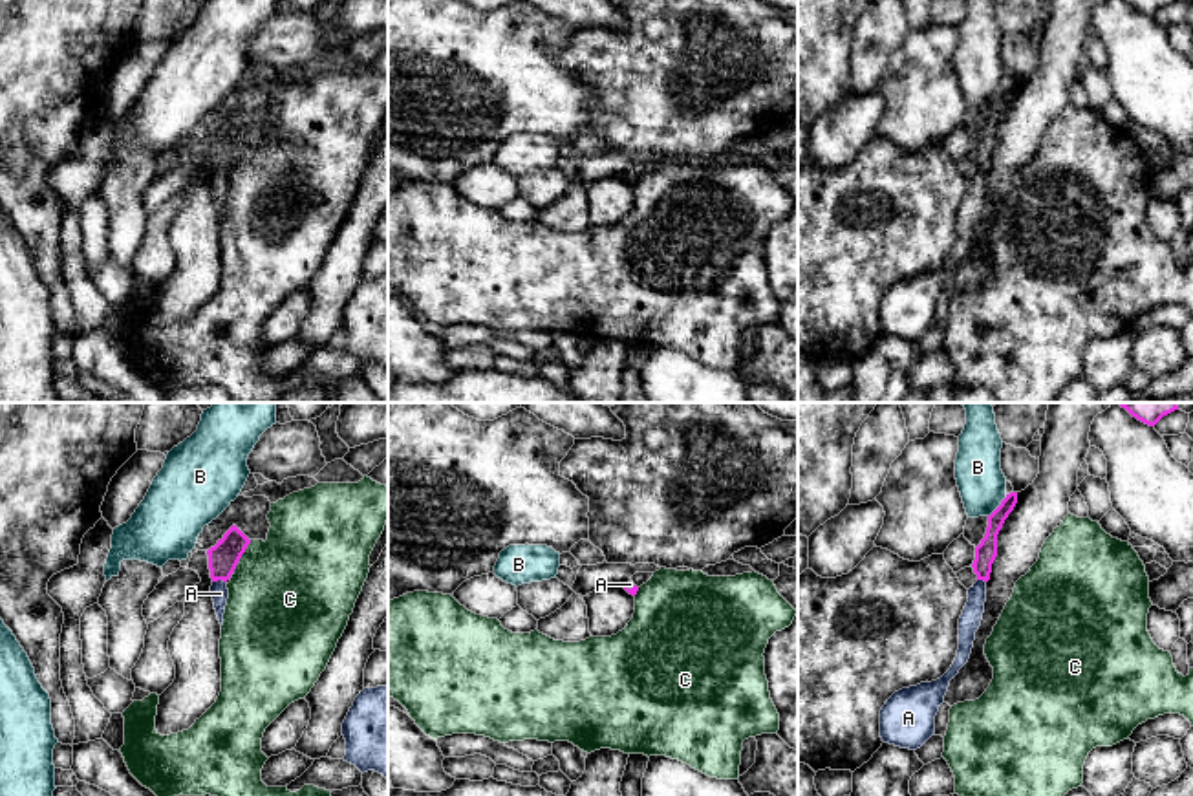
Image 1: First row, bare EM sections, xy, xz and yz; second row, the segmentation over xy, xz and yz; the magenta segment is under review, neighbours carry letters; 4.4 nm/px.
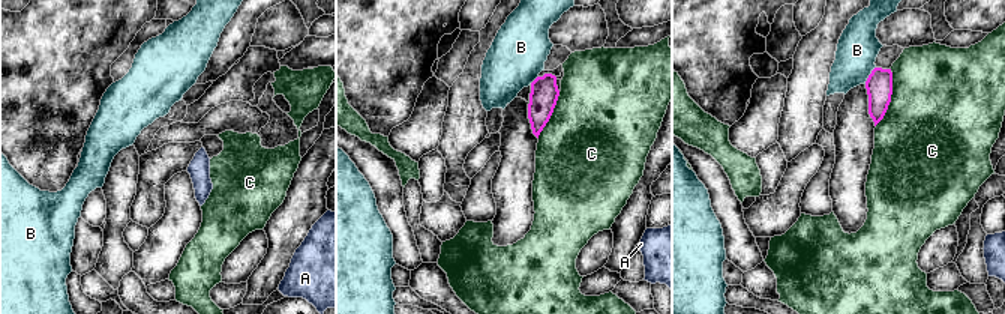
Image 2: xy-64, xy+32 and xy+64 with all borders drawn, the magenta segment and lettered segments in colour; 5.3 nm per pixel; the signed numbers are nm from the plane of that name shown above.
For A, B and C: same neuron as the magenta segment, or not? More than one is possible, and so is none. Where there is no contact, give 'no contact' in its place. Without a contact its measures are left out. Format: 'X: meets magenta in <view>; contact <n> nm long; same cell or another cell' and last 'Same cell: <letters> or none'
A: meets magenta in xy; contact 60 nm long; same cell
B: meets magenta in yz; contact 130 nm long; another cell
C: meets magenta in xy; contact 170 nm long; another cell
Same cell: A

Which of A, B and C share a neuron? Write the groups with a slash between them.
A / B / C

